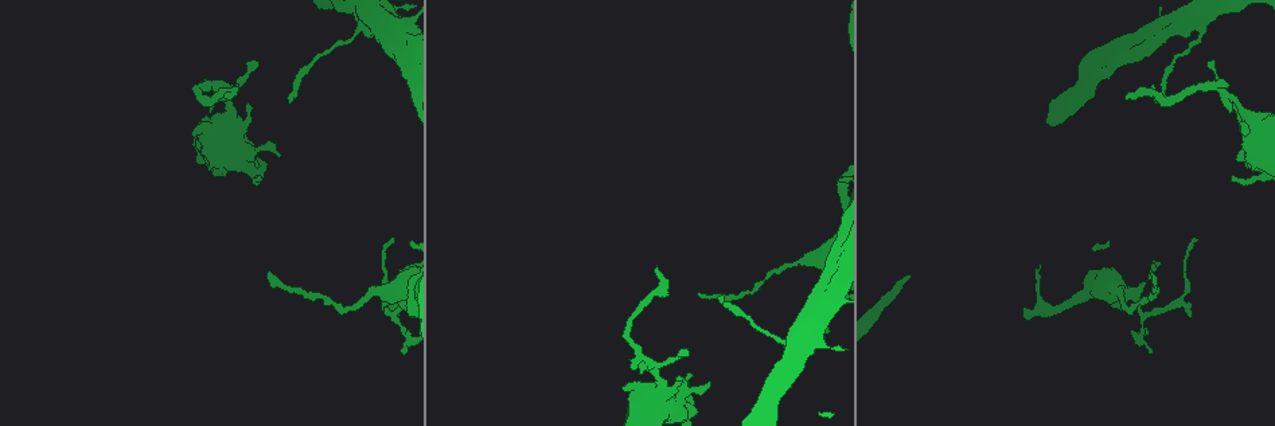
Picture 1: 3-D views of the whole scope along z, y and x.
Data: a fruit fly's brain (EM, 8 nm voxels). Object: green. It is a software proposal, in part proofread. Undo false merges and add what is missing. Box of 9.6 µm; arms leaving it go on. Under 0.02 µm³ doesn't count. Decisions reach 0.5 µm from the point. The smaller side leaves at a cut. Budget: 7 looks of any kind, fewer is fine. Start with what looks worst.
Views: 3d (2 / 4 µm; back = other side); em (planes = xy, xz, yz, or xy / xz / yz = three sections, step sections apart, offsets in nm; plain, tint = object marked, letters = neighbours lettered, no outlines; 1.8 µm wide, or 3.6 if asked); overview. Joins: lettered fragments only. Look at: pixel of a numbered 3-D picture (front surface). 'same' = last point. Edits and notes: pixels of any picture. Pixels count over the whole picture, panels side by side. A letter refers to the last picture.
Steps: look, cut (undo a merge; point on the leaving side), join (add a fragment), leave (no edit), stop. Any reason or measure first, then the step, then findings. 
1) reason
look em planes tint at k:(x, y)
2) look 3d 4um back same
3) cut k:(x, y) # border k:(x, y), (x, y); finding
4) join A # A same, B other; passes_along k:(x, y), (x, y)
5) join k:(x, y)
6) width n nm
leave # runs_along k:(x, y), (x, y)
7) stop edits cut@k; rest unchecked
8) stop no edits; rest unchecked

branch stops here
look 3d 2um at 1:(279, 157)

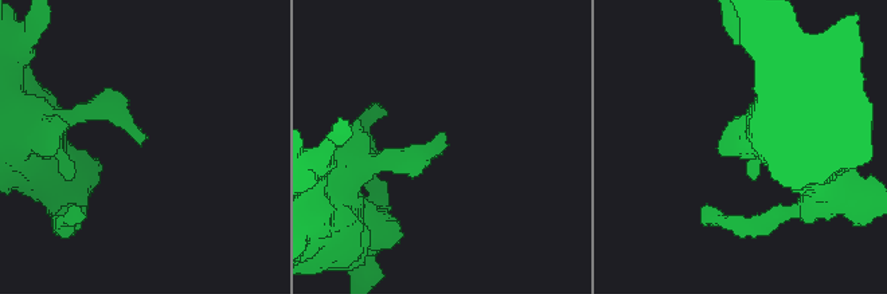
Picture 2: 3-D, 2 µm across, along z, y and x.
look em planes letters at 2:(443, 137)

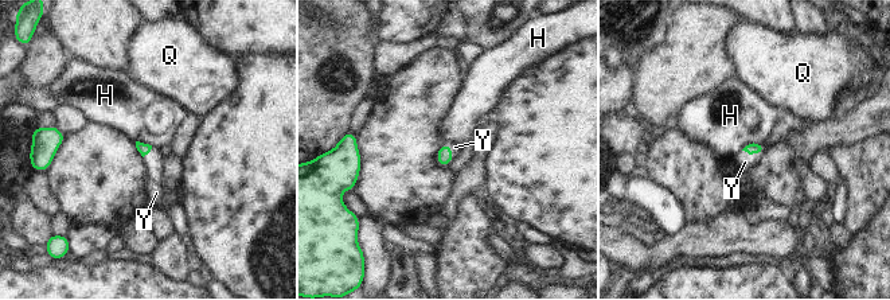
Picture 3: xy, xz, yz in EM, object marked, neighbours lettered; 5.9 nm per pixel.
join Y # H other, Q other, Y same; it goes on there

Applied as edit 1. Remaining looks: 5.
sharp bend
look 3d 4um at 1:(830, 294)

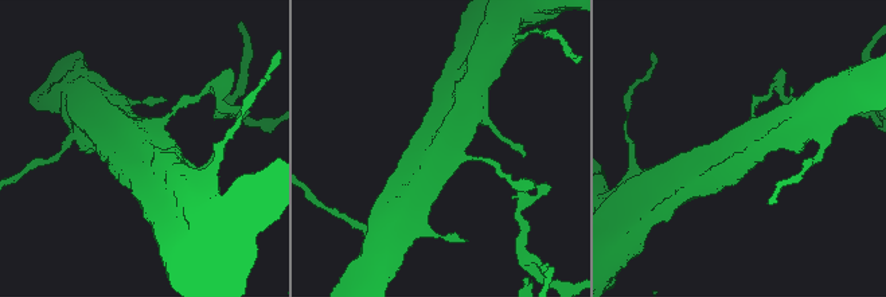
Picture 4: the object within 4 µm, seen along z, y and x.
look em planes letters at 4:(140, 142)

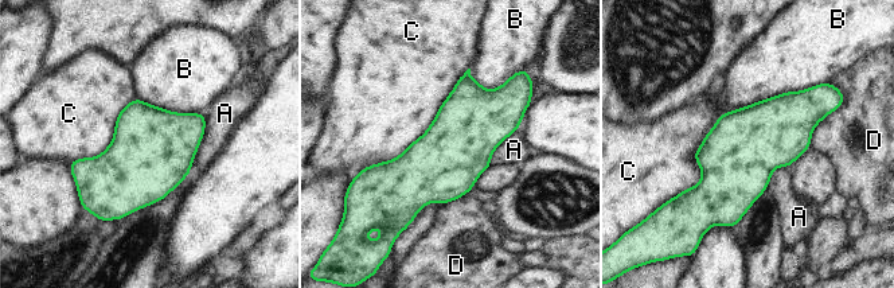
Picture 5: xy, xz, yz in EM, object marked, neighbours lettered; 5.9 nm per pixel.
width 440 nm
leave # A other, B other, C other, D other; border 5:(468, 67), (420, 136), (360, 170); continuous, no second cell

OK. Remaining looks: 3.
thin end
look em yz step 4 tint at 1:(1215, 61)

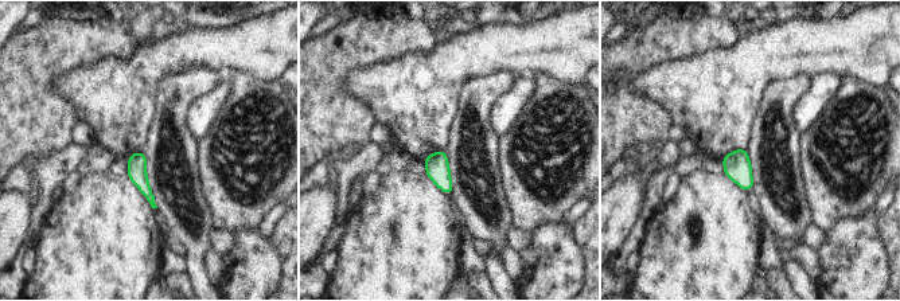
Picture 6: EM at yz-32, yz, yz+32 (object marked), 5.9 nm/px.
cut it another way
look em planes letters same

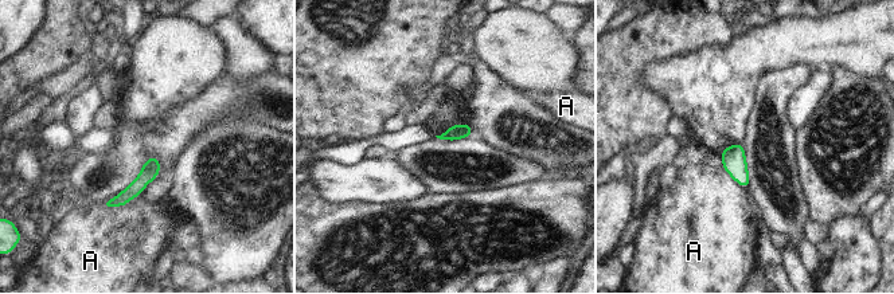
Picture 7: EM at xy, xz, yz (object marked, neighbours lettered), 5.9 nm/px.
leave # A other; runs_along 7:(153, 160), (149, 172), (112, 203); none of them fits

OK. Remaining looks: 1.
stop edits join@3; rest unchecked

